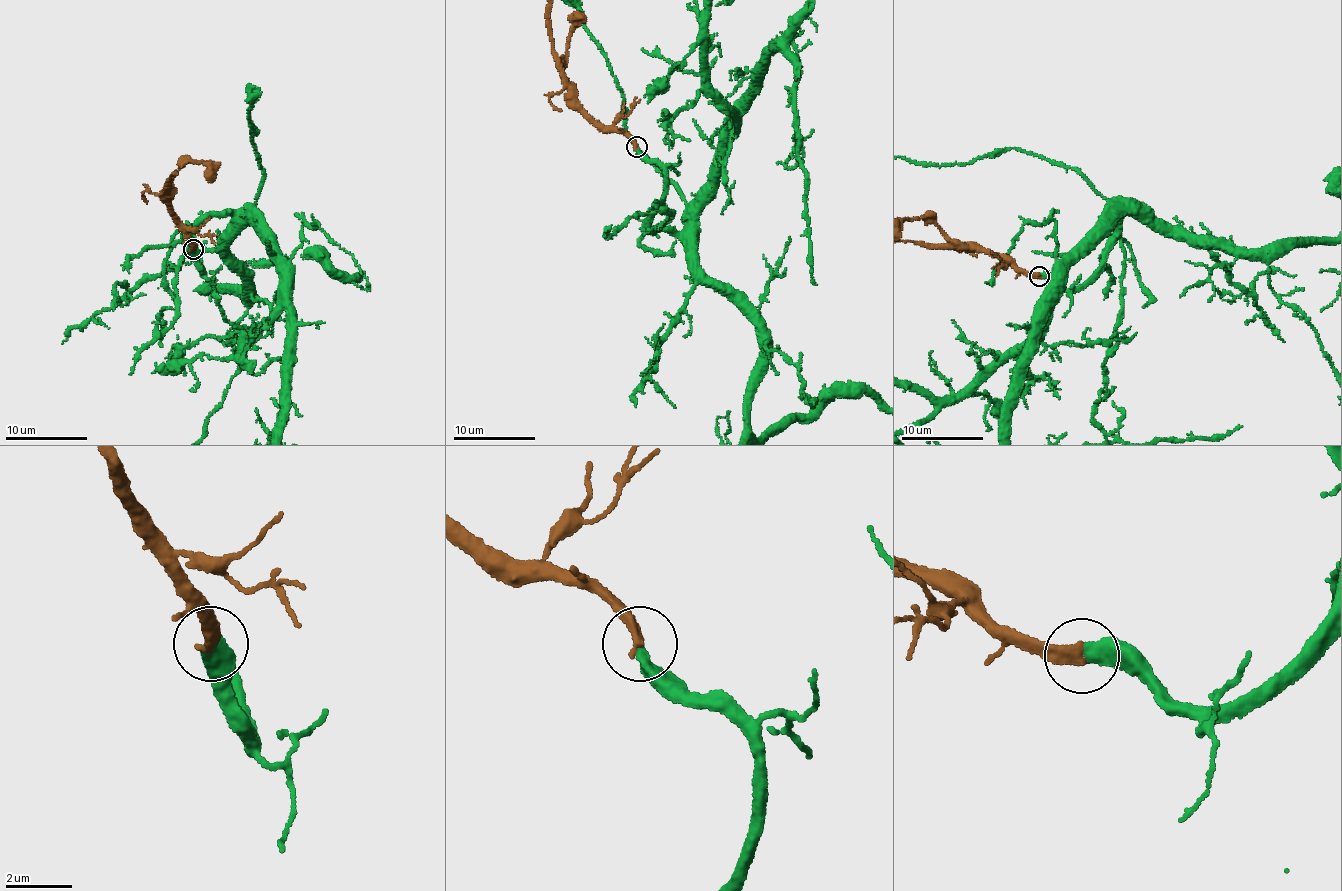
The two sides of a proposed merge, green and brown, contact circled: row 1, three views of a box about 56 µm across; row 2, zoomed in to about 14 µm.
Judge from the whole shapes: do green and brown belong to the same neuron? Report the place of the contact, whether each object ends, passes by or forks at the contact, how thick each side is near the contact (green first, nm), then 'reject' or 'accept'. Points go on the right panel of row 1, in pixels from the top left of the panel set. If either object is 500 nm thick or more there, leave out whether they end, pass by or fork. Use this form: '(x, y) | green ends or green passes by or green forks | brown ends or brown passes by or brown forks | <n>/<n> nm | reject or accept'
(1039, 276) | green ends | brown ends | 420/380 nm | accept

